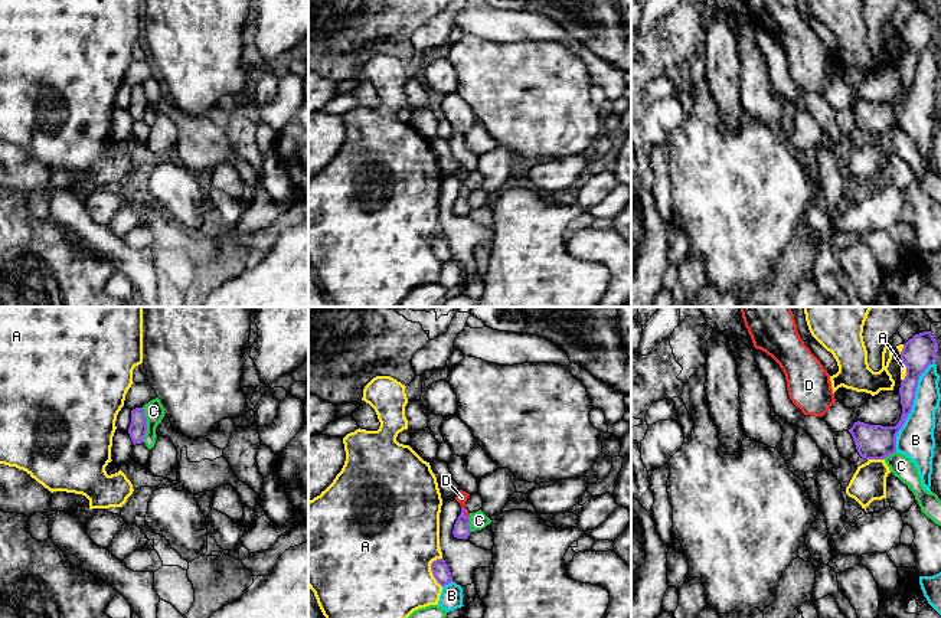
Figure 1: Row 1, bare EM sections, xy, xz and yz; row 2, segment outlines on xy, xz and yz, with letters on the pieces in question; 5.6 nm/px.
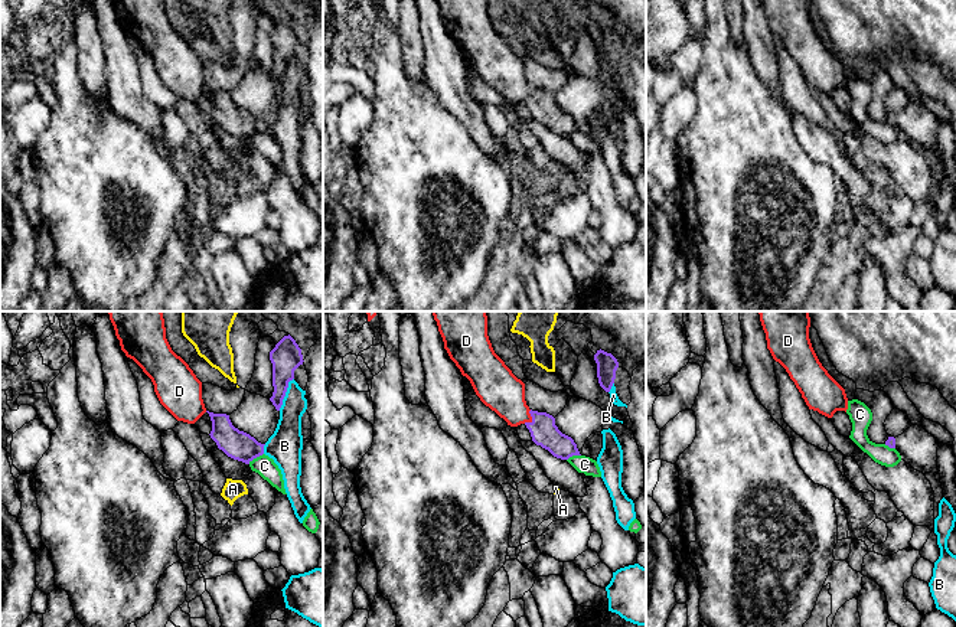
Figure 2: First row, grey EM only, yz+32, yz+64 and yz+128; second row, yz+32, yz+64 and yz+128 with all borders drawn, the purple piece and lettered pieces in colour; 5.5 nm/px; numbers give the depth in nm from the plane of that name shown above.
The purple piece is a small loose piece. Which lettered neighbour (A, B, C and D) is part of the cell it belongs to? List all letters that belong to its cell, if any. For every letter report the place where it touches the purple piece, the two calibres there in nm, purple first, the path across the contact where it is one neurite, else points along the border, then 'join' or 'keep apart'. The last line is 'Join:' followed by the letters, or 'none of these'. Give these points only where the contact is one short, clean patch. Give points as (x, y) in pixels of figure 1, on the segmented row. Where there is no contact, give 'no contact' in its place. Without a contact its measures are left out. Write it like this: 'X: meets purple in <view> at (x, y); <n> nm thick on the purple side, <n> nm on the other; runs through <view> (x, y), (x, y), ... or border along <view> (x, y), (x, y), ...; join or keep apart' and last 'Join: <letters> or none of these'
A: meets purple in xz at (433, 572); 100 nm thick on the purple side, 480 nm on the other; keep apart
B: meets purple in yz at (911, 408); 180 nm thick on the purple side, 200 nm on the other; keep apart
C: meets purple in xy at (146, 425); 100 nm thick on the purple side, 110 nm on the other; border along xy (141, 408), (146, 417), (144, 441); keep apart
D: meets purple in xz at (463, 513); 100 nm thick on the purple side, 20 nm on the other; runs through xz (461, 530), (463, 513), (466, 513); join
Join: D

